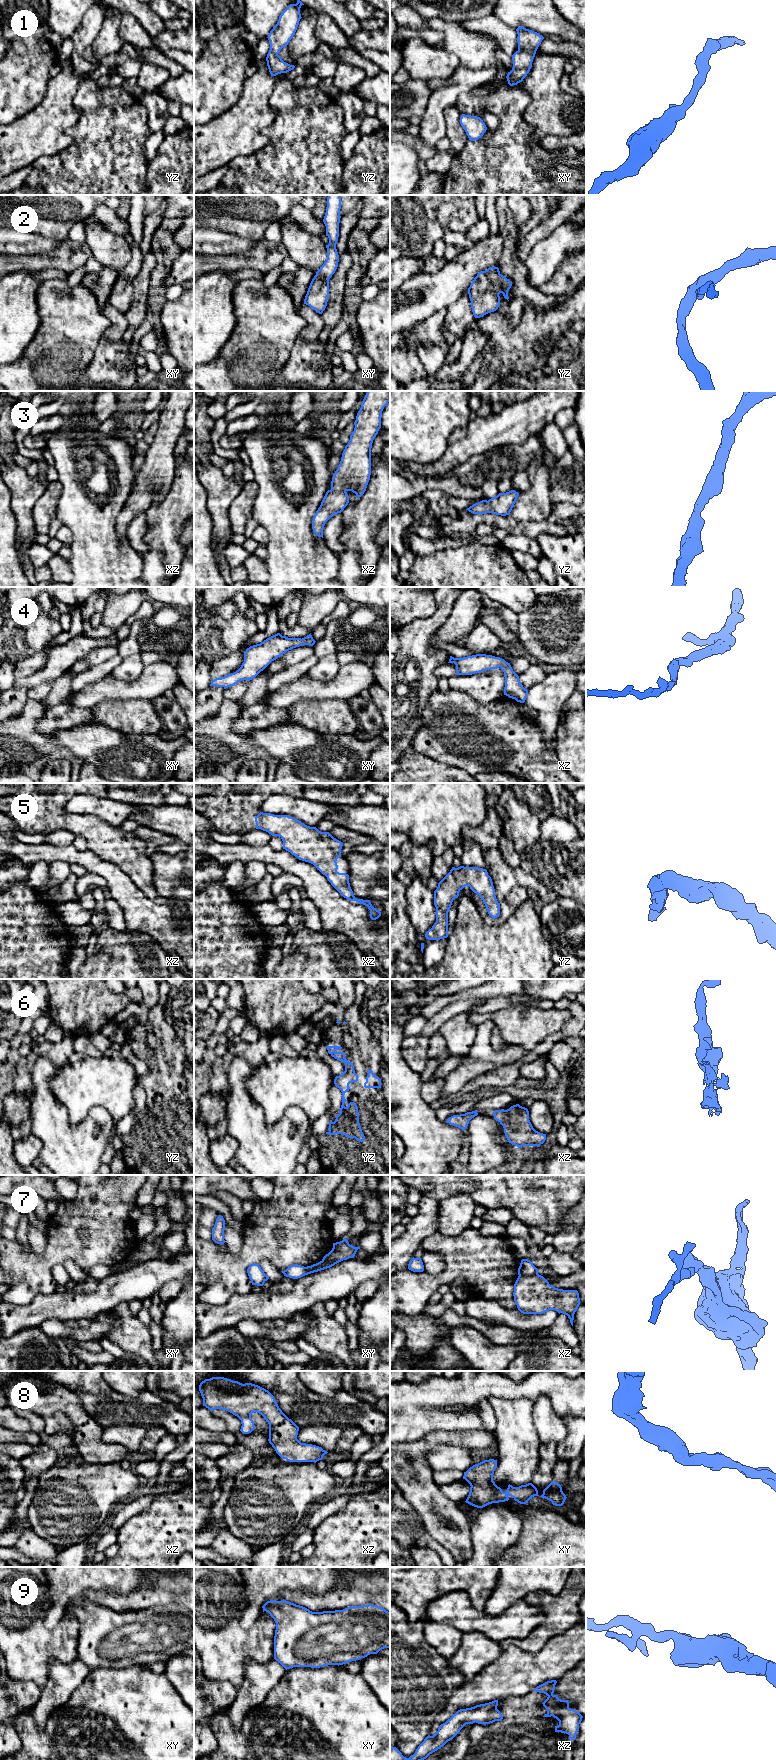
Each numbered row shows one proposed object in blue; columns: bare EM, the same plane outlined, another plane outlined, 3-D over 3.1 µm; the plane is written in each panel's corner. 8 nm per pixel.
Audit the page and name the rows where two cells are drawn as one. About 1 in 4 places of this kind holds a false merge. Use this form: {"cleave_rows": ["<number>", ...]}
{"cleave_rows": ["7"]}

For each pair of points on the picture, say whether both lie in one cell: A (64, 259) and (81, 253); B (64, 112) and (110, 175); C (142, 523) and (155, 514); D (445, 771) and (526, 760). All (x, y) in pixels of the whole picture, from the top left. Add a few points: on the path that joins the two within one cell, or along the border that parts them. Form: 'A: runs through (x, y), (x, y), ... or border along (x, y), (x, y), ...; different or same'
A: runs through (68, 257), (77, 254); same
B: border along (73, 101), (80, 117), (68, 131), (67, 146); different
C: border along (144, 513), (146, 544); different
D: border along (439, 762), (457, 766), (467, 772); different

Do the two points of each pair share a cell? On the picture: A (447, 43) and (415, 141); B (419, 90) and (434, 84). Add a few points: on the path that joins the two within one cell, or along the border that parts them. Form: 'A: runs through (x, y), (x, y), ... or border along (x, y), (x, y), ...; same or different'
A: border along (418, 135), (427, 144), (434, 146); different
B: border along (425, 81), (433, 93); different

